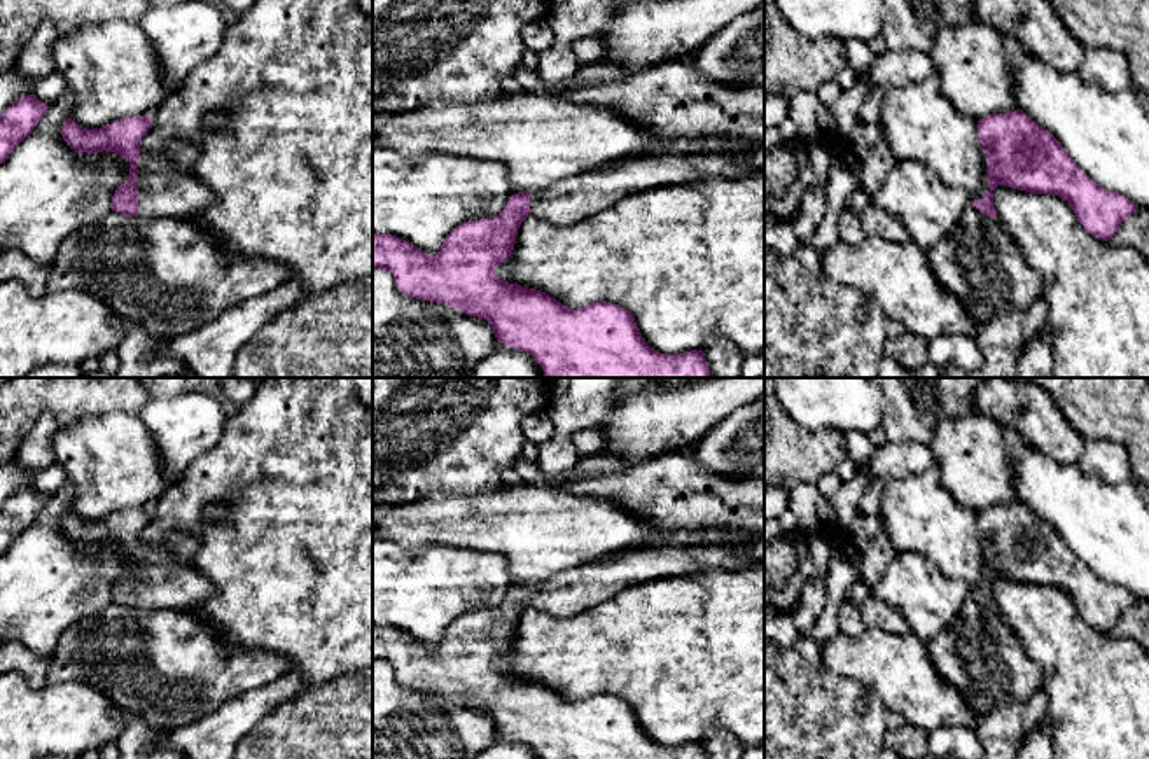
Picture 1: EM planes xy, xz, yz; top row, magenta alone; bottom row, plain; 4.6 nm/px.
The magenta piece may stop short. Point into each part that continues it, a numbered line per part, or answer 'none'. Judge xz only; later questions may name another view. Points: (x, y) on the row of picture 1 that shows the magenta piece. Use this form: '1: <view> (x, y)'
1: xz (675, 160)

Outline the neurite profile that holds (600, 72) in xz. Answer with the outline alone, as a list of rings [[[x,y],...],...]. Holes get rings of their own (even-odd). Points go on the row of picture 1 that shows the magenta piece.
[[[616,63],[581,65],[574,75],[577,82],[610,82],[630,77],[633,72]]]

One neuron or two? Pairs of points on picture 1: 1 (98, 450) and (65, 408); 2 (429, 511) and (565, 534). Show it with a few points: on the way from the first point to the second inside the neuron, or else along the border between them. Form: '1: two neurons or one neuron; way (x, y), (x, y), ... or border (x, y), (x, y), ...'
1: two neurons; border (116, 410), (60, 429)
2: one neuron; way (462, 520), (525, 523), (532, 527)

